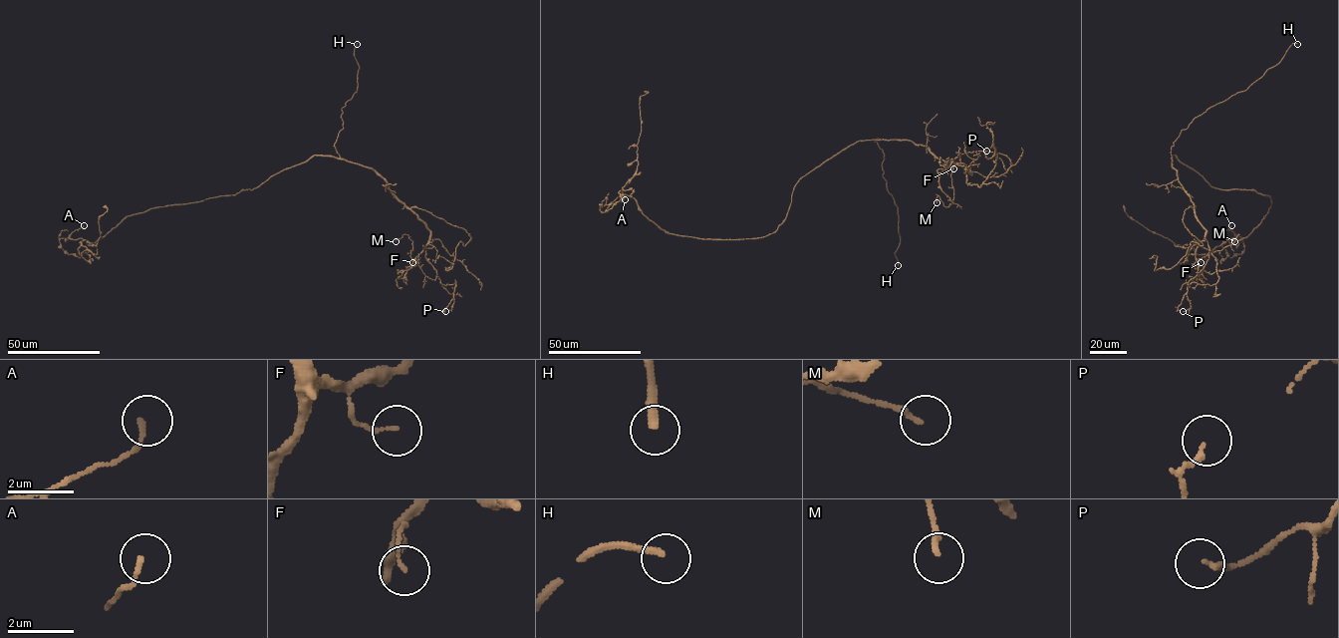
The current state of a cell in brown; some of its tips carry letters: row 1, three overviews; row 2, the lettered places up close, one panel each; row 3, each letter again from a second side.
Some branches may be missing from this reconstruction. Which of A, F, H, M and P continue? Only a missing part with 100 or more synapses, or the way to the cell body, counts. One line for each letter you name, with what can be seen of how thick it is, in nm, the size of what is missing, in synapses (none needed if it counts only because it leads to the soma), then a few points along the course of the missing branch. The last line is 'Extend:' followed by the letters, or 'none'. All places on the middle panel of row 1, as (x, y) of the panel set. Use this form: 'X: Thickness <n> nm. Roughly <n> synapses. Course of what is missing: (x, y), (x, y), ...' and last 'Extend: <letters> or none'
H: Thickness 240 nm. Course of what is missing: (898, 265), (907, 278), (906, 284)
Extend: H

